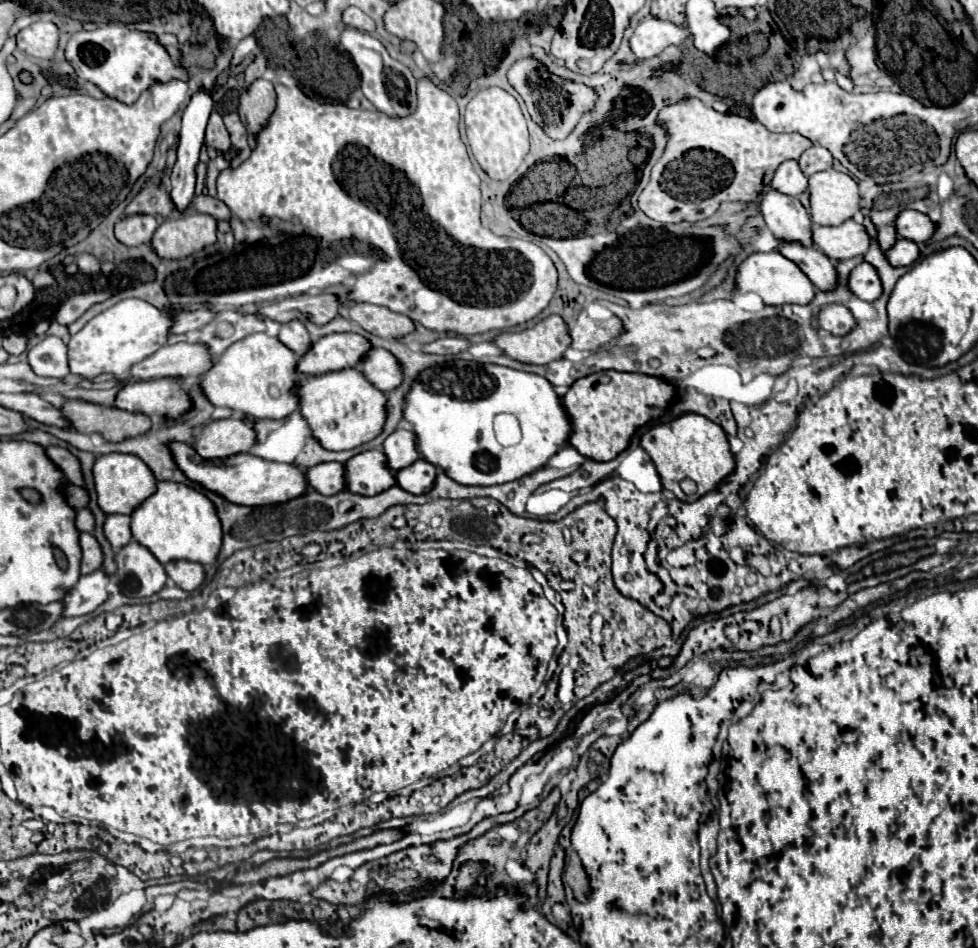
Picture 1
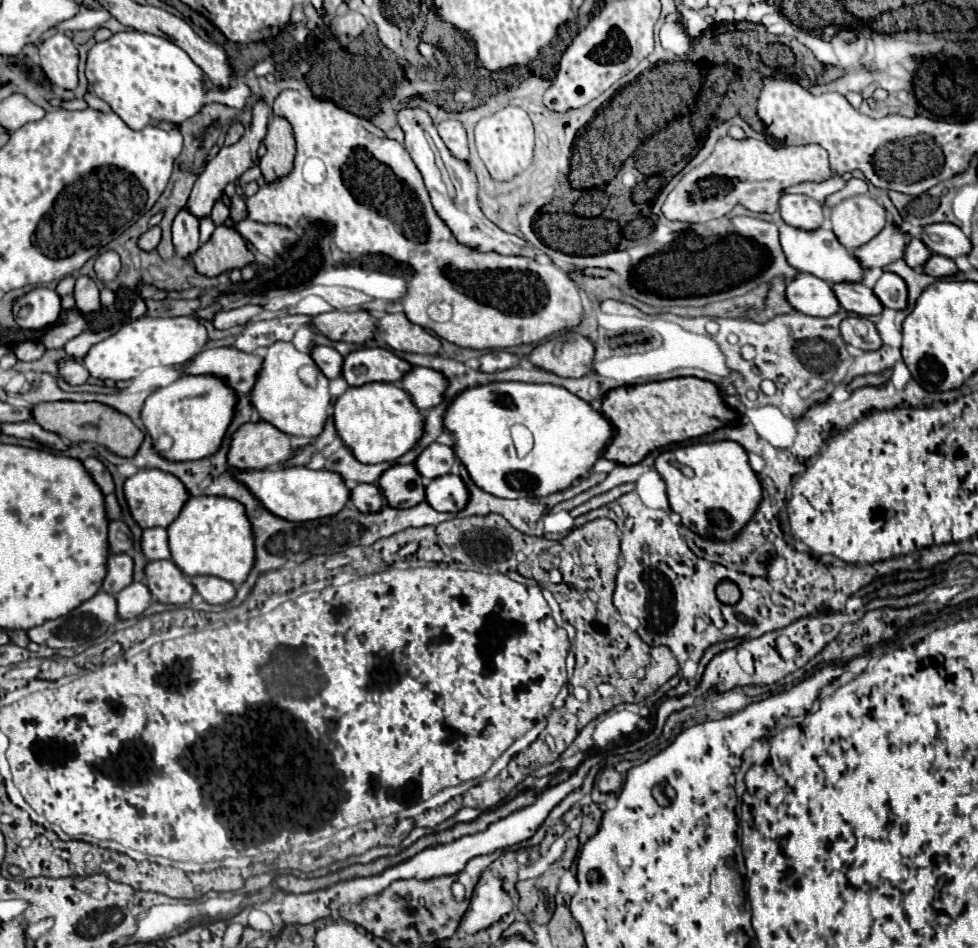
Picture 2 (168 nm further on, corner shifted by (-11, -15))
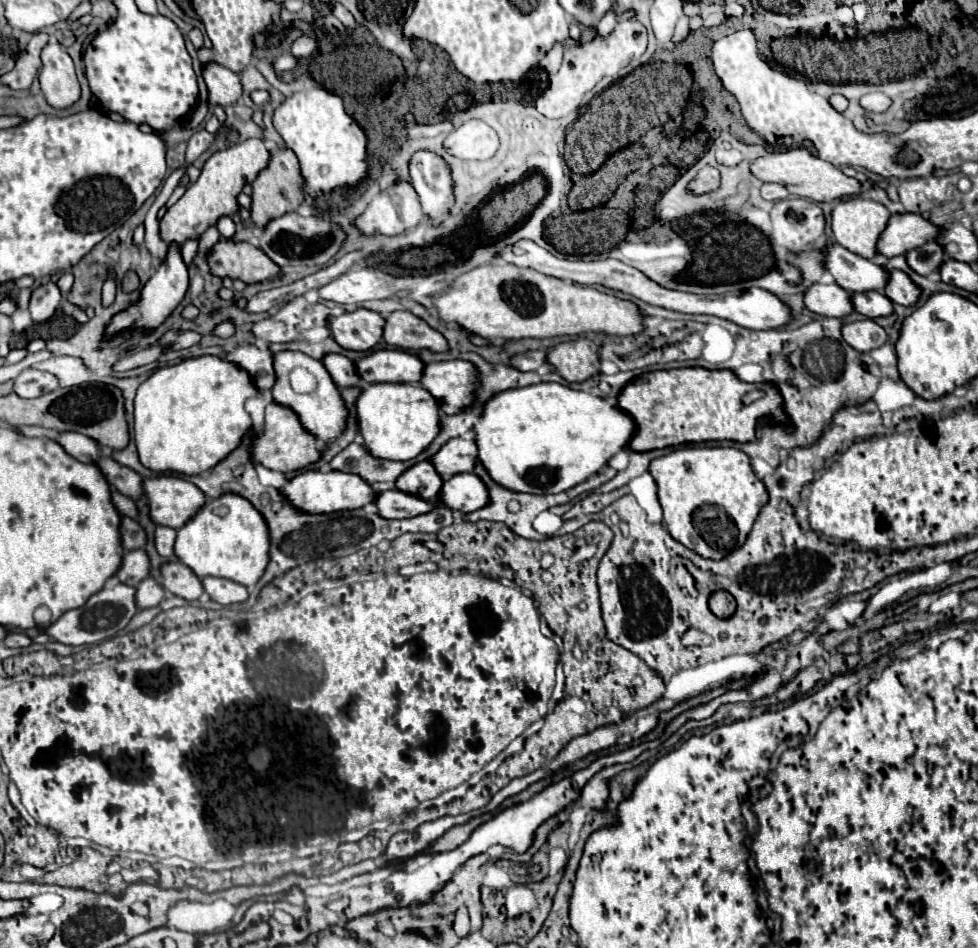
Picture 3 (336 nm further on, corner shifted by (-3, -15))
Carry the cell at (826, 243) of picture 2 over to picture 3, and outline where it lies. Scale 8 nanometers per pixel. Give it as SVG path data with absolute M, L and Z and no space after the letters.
M829 244L825 266L835 276L837 284L851 294L869 290L883 292L889 280L889 272L883 266L861 258L839 244Z

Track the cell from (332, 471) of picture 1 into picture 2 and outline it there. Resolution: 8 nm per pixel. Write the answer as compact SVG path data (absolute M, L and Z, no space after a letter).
M357 484L349 494L349 502L359 512L377 512L381 510L383 496L375 484Z

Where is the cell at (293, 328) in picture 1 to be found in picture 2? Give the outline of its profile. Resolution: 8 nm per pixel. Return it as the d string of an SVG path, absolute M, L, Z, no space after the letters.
M313 346L311 348L311 358L313 362L319 366L319 370L327 376L327 378L337 378L341 376L341 364L343 364L343 356L329 346Z

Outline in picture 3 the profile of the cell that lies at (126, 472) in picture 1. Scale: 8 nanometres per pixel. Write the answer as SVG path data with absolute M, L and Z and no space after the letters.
M157 476L145 480L145 494L149 496L151 518L155 524L181 528L203 508L207 498L195 484L179 476Z

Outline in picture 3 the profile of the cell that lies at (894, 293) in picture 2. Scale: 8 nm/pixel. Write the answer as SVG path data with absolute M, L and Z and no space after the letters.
M891 270L891 278L885 286L885 296L895 304L913 306L919 300L921 292L919 288L915 288L915 282L905 272Z

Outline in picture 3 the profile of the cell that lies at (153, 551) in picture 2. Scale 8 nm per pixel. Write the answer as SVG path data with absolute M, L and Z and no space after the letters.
M157 526L155 544L157 544L157 550L161 556L171 558L173 556L173 544L175 544L175 530L169 526Z

